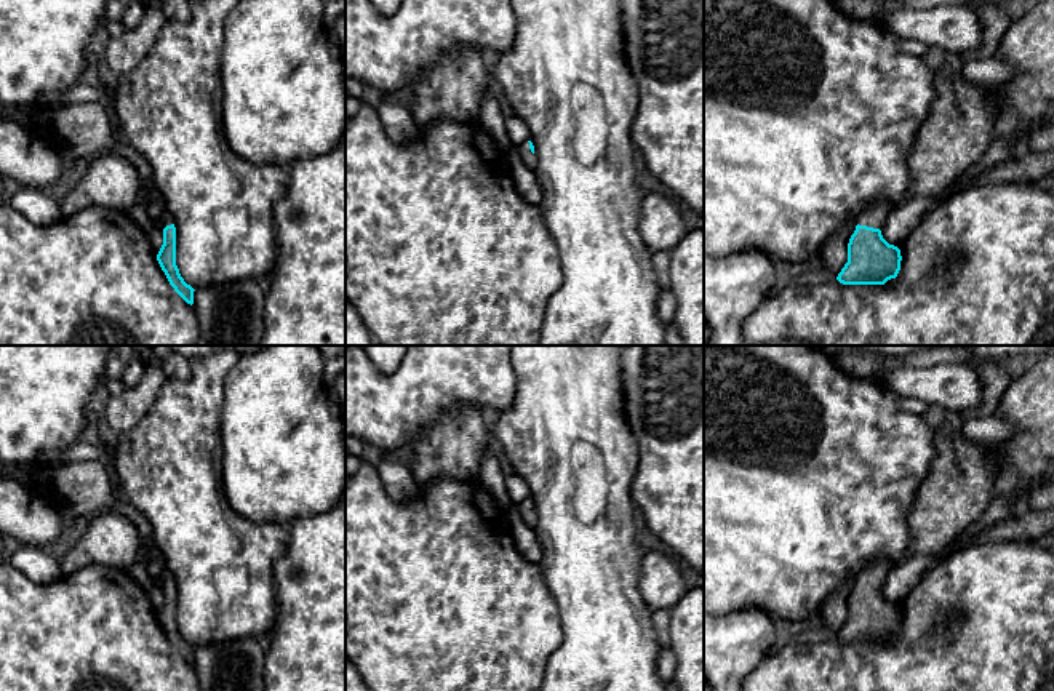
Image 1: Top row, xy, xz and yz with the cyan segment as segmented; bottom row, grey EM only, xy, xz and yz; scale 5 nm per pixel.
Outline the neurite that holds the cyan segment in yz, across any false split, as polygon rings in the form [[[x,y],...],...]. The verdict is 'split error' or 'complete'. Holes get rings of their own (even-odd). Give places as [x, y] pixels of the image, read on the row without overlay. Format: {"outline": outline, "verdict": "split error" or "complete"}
{"outline": [[[886,557],[868,563],[857,576],[857,584],[848,601],[848,621],[836,638],[843,643],[884,643],[900,629],[900,608],[881,593],[881,584],[891,569]]], "verdict": "split error"}

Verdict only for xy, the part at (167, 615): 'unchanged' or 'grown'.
grown

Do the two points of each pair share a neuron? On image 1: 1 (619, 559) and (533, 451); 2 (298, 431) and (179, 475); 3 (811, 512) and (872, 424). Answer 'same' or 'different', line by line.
1: same
2: different
3: same

